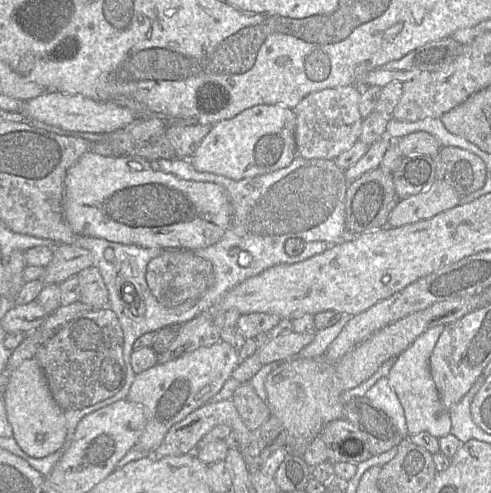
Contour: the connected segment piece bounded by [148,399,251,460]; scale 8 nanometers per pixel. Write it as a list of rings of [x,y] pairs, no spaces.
[[[229,399],[219,402],[207,402],[191,412],[183,420],[175,423],[166,433],[160,446],[154,452],[151,452],[148,457],[153,460],[160,460],[165,456],[181,456],[194,453],[198,442],[217,425],[227,425],[237,434],[241,452],[248,448],[251,440],[251,431],[243,423],[233,401]]]

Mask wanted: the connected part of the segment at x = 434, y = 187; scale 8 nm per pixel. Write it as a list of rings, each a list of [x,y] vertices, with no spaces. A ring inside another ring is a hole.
[[[435,180],[425,191],[398,201],[388,217],[389,227],[400,227],[449,210],[459,204],[461,195],[447,182]]]

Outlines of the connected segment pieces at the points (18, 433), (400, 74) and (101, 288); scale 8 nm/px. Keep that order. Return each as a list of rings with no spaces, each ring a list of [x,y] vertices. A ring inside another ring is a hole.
[[[36,358],[24,360],[10,374],[3,399],[13,438],[26,454],[34,458],[43,458],[62,447],[67,434],[65,411],[53,399]]]
[[[450,37],[428,42],[402,58],[370,71],[363,88],[375,85],[383,88],[392,81],[404,83],[422,72],[443,70],[461,54],[463,47]]]
[[[91,266],[77,274],[80,286],[79,300],[92,310],[108,307],[108,290],[98,268]]]

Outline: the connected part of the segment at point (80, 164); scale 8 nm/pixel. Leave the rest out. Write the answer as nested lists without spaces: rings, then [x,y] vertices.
[[[89,151],[69,169],[64,182],[64,216],[80,236],[103,238],[144,248],[195,251],[217,243],[231,225],[233,208],[225,189],[213,182],[184,180],[154,171],[150,161],[139,156],[103,156]]]

